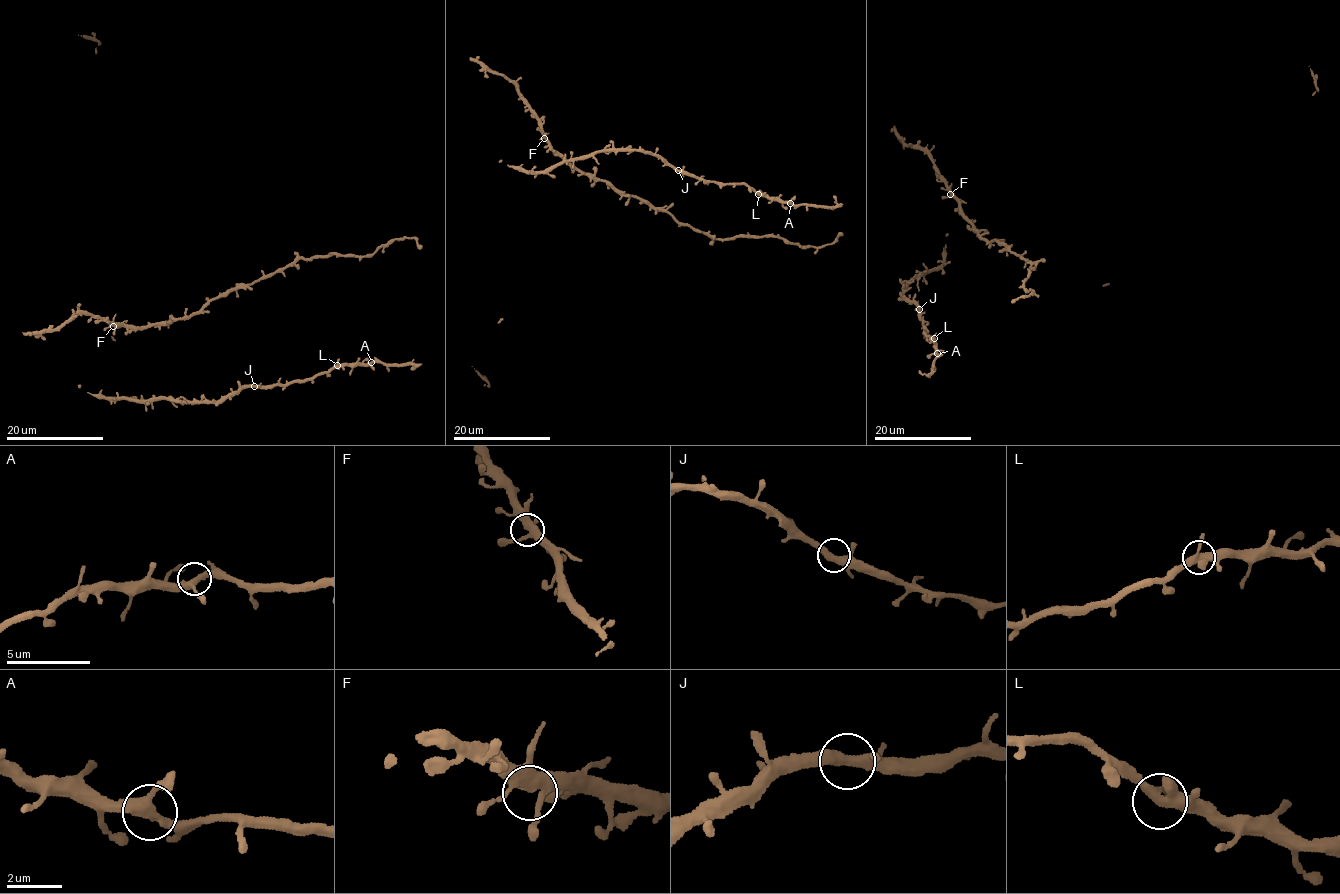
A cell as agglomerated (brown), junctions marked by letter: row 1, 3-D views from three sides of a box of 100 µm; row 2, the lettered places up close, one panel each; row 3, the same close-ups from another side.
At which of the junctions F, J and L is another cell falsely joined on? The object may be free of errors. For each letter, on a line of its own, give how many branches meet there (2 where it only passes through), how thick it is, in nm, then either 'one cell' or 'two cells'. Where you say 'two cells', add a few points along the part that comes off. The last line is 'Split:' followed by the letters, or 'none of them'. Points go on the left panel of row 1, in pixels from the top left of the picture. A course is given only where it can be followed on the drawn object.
F: 3 | 360 nm | one cell
J: 3 | 360 nm | one cell
L: 3 | 360 nm | one cell
Split: none of them

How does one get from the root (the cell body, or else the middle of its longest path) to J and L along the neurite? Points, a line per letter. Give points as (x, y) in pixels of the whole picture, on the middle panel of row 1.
J: (534, 177), (538, 172), (547, 173), (561, 162), (580, 160), (605, 150), (650, 152), (678, 170)
L: (534, 177), (561, 162), (605, 150), (637, 150), (655, 154), (676, 170), (699, 178), (745, 184), (758, 194)

